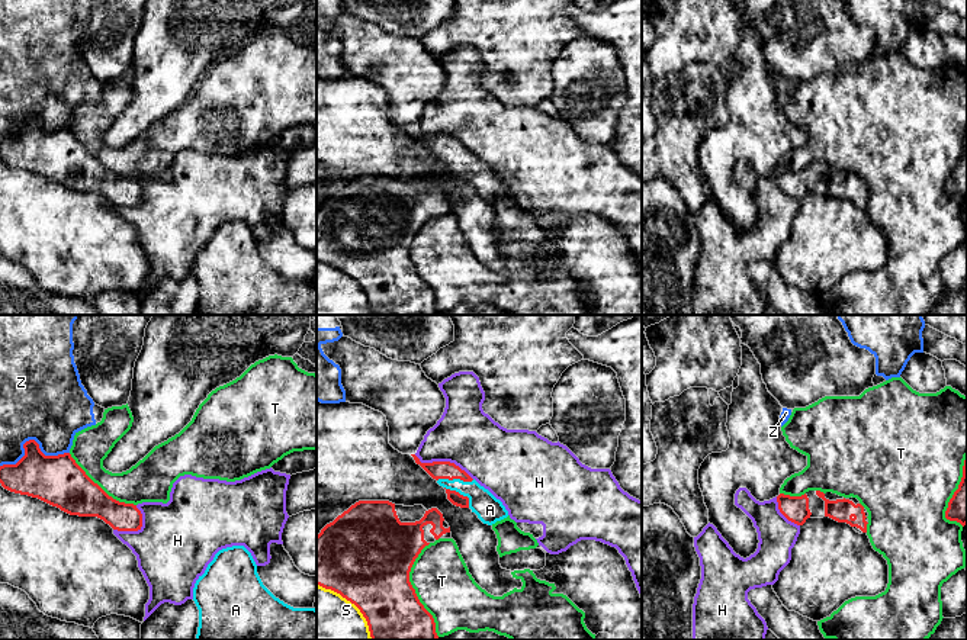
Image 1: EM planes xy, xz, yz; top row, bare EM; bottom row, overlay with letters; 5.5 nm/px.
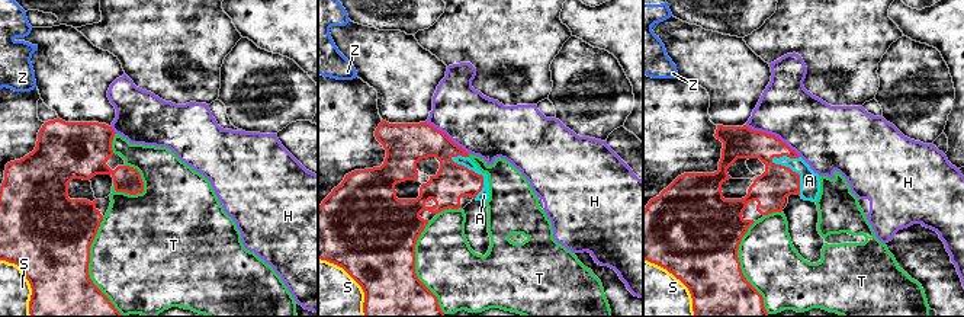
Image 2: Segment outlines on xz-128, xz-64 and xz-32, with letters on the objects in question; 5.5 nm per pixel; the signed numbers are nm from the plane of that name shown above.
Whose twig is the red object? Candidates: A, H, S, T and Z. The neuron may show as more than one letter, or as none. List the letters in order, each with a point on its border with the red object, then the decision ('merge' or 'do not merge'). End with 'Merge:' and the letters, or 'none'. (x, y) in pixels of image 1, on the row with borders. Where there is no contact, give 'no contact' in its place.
A: xz (455, 478) | merge
H: xz (443, 462) | do not merge
S: xz (353, 602) | do not merge
T: xz (414, 589) | do not merge
Z: xy (31, 440) | do not merge
Merge: A

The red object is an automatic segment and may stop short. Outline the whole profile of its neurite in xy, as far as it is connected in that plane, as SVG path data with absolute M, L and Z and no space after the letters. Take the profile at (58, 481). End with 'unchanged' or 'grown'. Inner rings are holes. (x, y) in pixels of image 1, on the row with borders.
M35 440L23 444L25 456L16 464L0 466L0 483L4 489L38 498L70 515L97 517L118 531L138 531L142 514L134 504L125 504L109 496L76 463L70 453L45 456Z; unchanged

